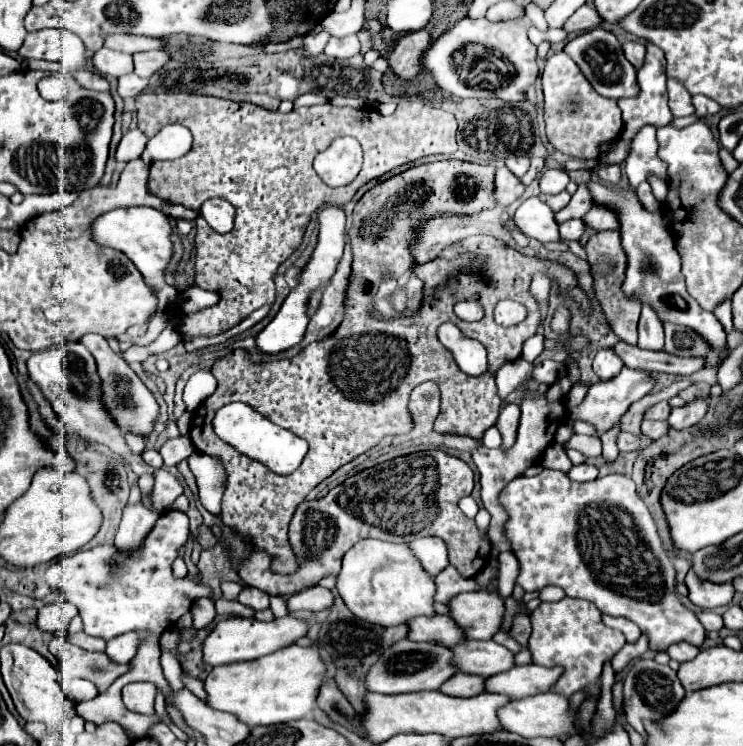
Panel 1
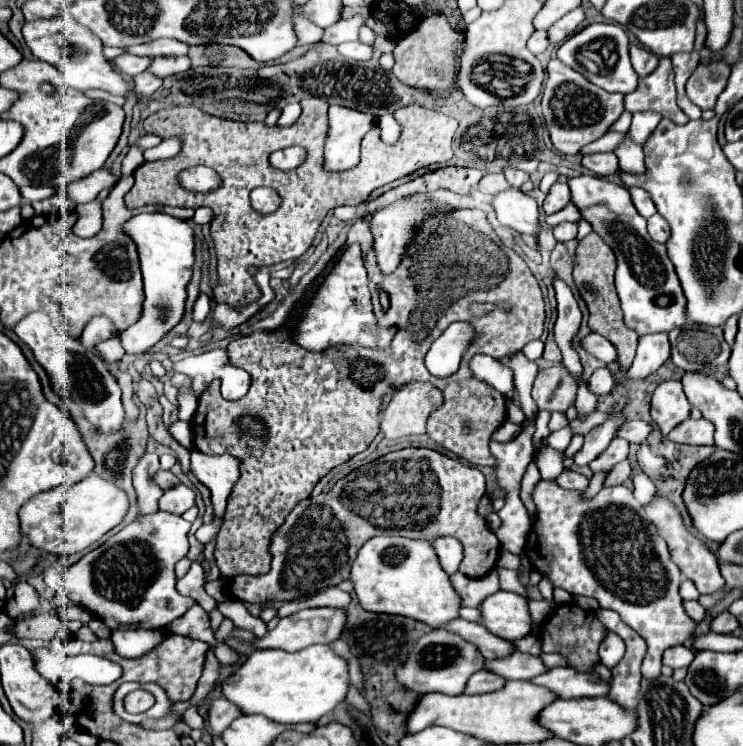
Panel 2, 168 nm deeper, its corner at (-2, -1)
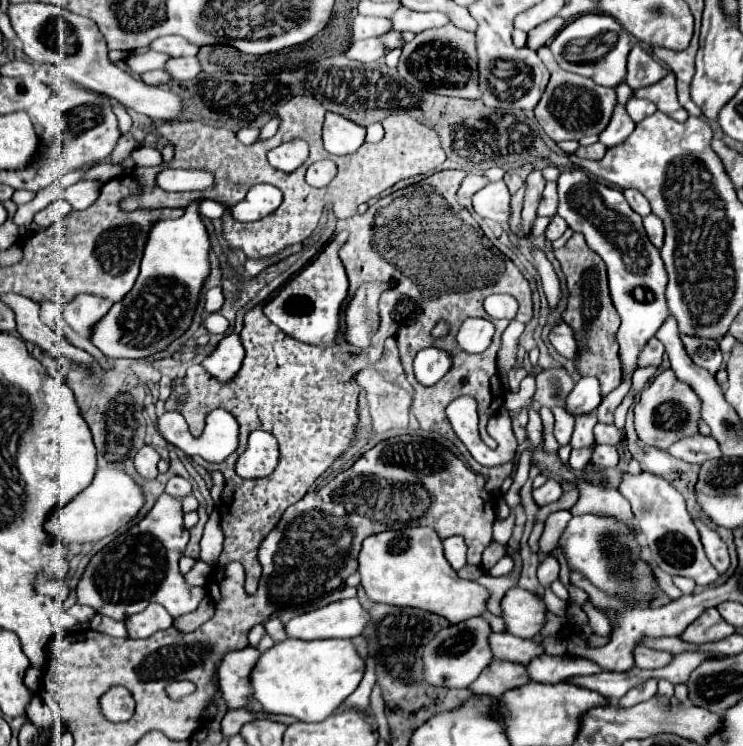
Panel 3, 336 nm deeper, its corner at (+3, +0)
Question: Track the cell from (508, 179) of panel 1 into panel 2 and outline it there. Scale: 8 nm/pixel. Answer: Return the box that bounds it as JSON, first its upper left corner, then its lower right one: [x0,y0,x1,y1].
[479,173,511,195]

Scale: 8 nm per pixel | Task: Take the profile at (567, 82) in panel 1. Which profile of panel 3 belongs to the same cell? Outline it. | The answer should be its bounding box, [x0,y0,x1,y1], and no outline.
[536,46,616,140]

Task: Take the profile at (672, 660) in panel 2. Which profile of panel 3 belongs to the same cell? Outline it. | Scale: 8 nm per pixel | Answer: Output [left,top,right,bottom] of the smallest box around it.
[634,646,672,668]

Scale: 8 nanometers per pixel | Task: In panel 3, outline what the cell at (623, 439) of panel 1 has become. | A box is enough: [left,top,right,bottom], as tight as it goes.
[592,446,618,468]

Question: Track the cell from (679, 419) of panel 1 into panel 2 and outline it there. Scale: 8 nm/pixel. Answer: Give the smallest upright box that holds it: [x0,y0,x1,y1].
[667,419,713,445]

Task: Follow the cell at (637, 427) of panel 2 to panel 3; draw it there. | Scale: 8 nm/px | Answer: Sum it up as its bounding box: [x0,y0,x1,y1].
[594,424,620,444]

